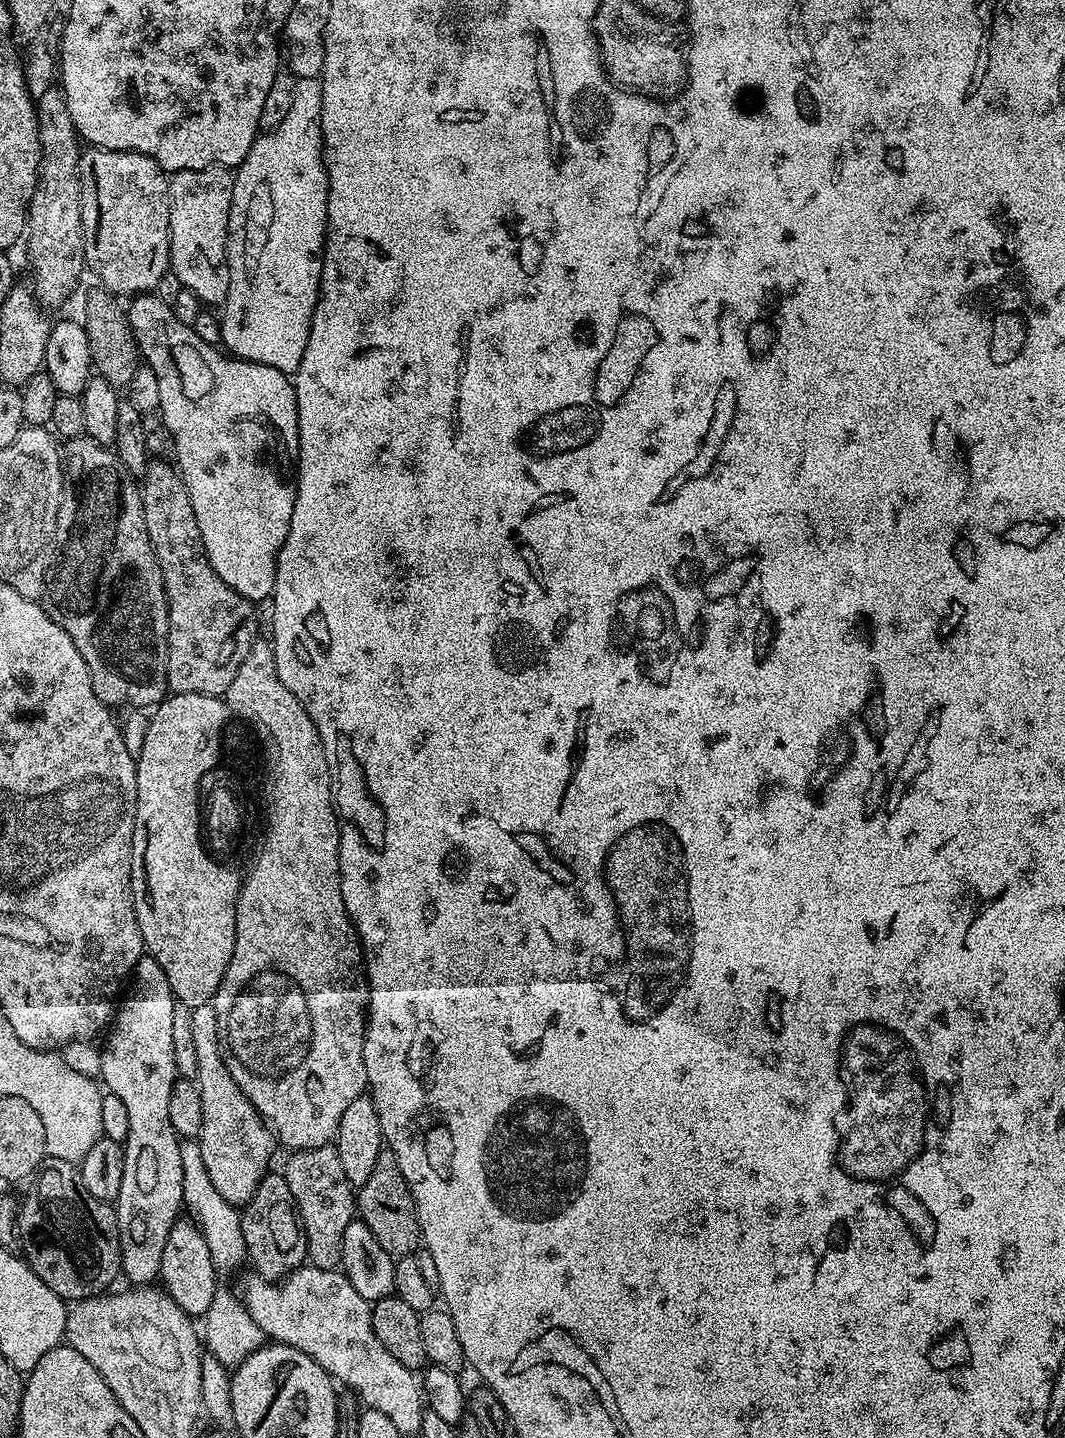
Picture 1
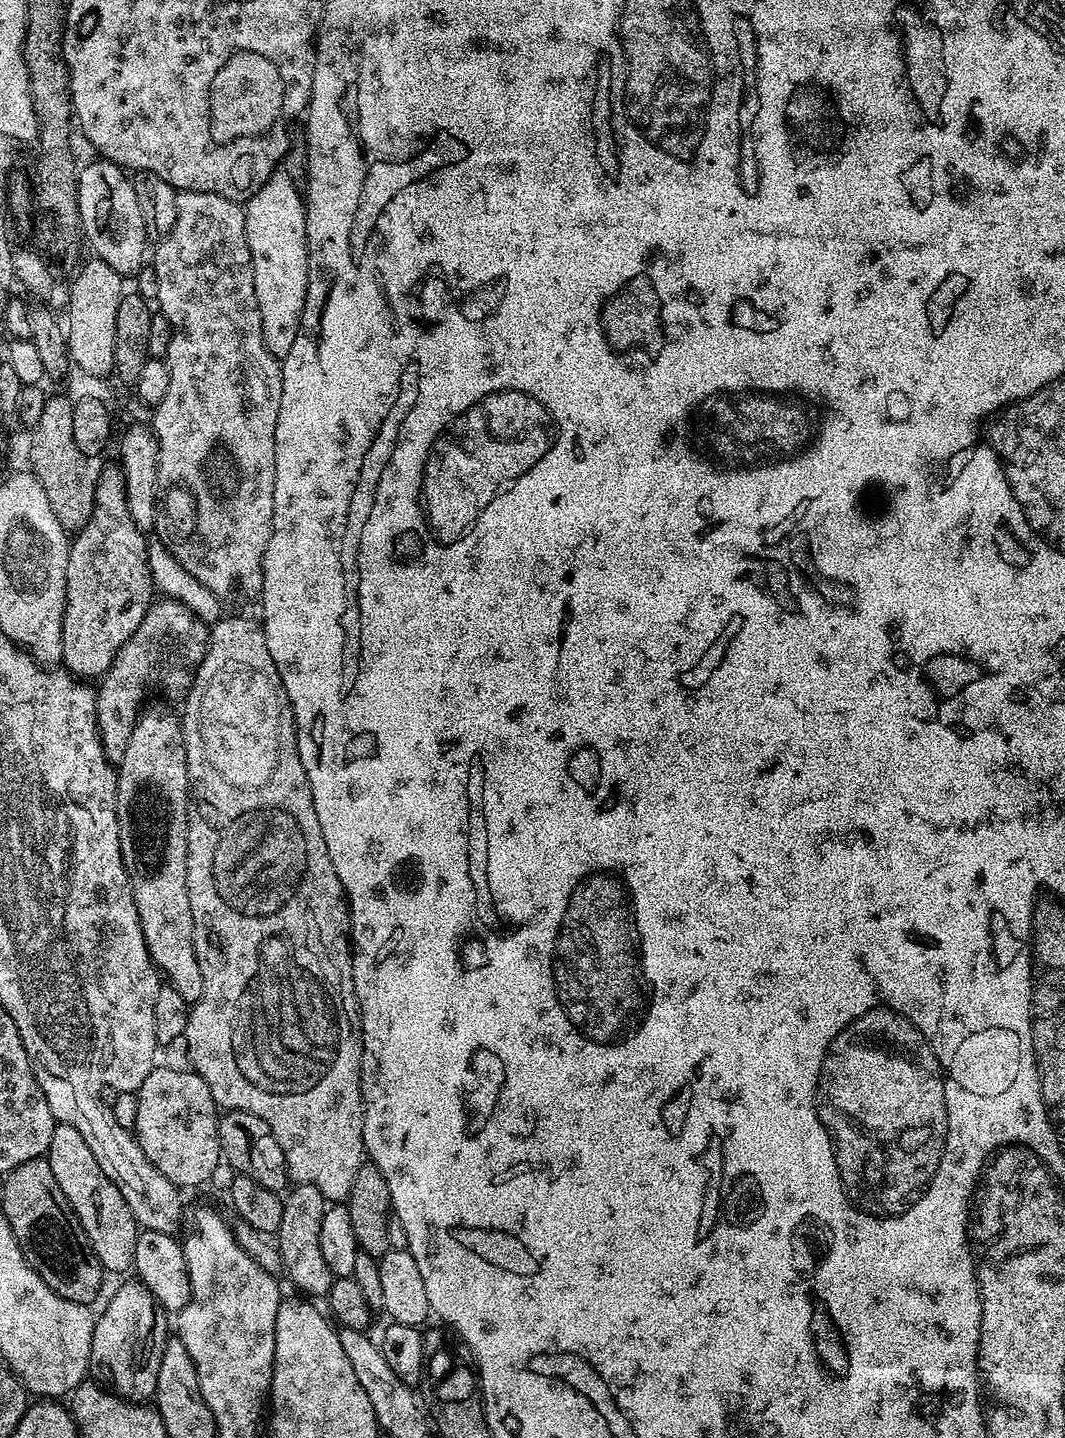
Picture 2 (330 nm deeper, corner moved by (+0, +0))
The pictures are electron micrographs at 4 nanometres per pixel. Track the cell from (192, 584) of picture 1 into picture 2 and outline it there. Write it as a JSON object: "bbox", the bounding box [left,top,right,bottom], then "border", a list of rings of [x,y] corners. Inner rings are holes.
{"bbox":[96,598,209,765],"border":[[[160,598],[148,607],[142,618],[142,623],[138,625],[138,630],[134,630],[134,634],[130,634],[130,638],[124,643],[122,650],[118,650],[110,670],[106,670],[106,674],[99,677],[96,688],[98,734],[102,742],[104,758],[109,764],[119,765],[122,754],[126,750],[126,742],[141,715],[140,703],[143,702],[144,695],[151,688],[161,688],[170,699],[177,699],[176,701],[188,695],[196,680],[196,674],[200,670],[200,663],[204,661],[204,655],[208,649],[209,631],[209,625],[201,621],[182,601]]]}

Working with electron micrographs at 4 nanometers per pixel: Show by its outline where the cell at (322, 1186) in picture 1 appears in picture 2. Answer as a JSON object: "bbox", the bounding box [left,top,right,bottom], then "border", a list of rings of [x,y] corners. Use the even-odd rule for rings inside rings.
{"bbox":[278,1184,334,1298],"border":[[[297,1184],[283,1197],[283,1201],[282,1222],[278,1233],[283,1275],[288,1276],[293,1286],[300,1291],[297,1293],[308,1298],[327,1297],[334,1277],[330,1266],[326,1266],[326,1261],[322,1258],[322,1245],[318,1242],[318,1233],[322,1230],[322,1214],[326,1207],[324,1195],[318,1186]]]}

